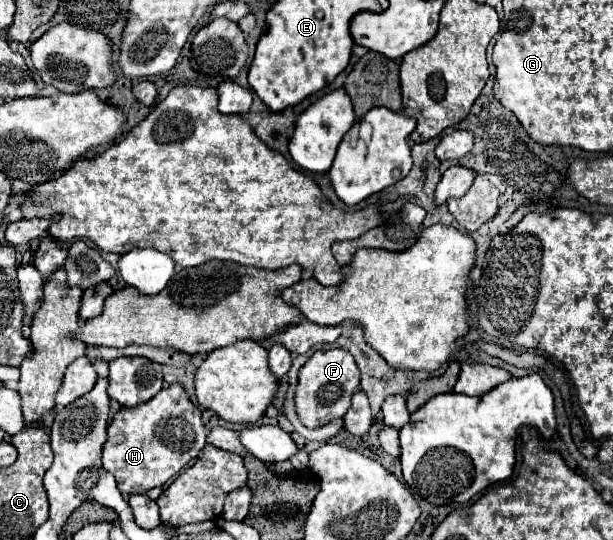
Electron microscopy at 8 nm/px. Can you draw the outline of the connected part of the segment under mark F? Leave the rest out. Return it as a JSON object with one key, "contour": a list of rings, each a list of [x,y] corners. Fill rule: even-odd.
{"contour":[[[346,349],[316,351],[300,369],[296,389],[296,413],[306,427],[322,427],[338,417],[344,417],[354,389],[360,383],[360,371],[354,357]]]}

